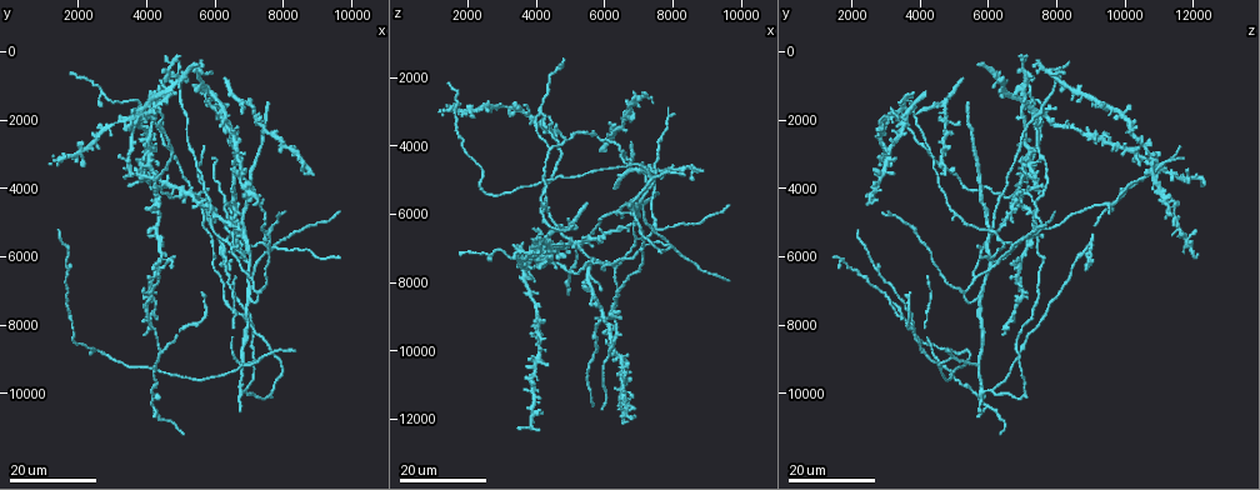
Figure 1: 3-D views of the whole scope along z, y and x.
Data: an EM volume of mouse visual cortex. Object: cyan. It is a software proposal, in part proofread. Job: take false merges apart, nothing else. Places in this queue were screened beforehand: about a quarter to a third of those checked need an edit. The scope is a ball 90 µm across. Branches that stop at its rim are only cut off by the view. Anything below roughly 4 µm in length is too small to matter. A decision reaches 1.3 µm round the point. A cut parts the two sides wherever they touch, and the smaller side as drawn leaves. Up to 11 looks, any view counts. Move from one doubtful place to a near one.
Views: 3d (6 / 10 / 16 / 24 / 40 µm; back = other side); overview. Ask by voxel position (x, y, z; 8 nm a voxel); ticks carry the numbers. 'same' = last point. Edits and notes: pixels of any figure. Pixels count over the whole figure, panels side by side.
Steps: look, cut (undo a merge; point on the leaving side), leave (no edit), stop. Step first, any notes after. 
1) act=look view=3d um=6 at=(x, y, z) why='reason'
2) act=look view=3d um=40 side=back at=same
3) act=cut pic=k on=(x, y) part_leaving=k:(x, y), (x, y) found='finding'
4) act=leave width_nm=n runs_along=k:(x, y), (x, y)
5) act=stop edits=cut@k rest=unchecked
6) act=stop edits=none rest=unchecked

act=look view=3d um=24 at=(7000, 6600, 5600) why='arms part here'

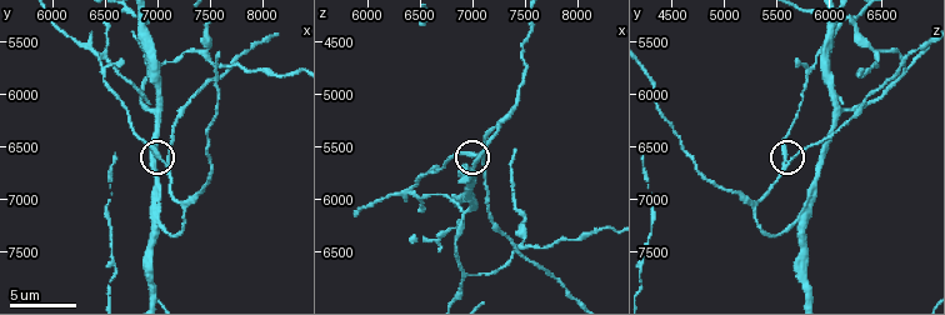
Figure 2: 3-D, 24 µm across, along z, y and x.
act=look view=3d um=6 at=(7060, 6640, 5560)

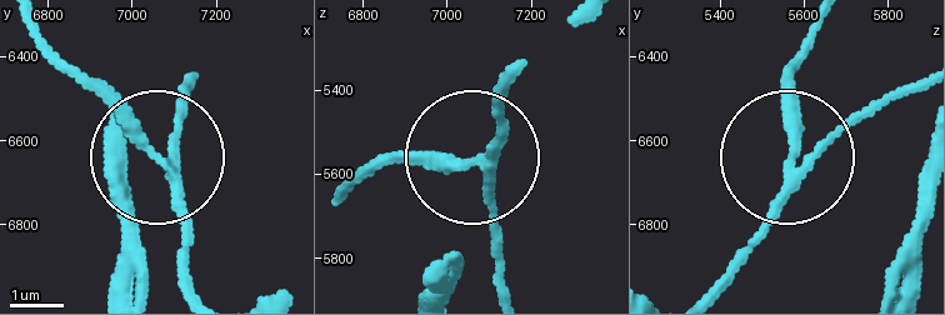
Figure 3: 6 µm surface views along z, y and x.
act=leave arms=3 runs_along=3:(723, 286), (785, 165), (898, 89) found='all the same neuron'

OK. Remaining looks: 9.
act=look view=3d um=6 at=(6440, 5640, 5940) why='four or more arms meet'

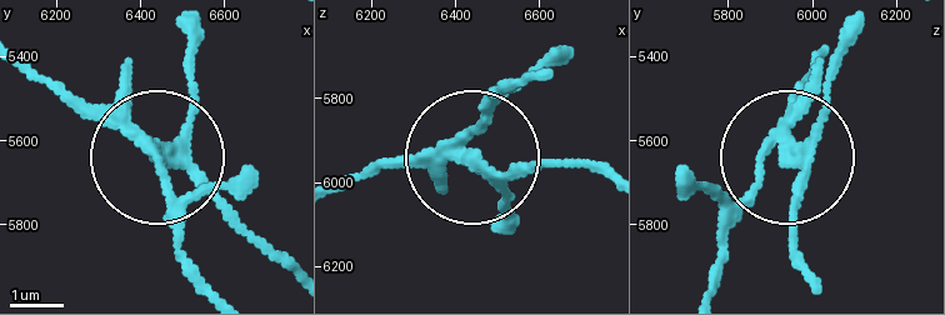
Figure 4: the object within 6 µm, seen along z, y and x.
act=cut pic=4 on=(190, 98) arms=4 found='two neurons meet here'

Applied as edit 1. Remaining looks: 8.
act=look view=3d um=16 at=(4400, 9300, 5100) why='arms run side by side'

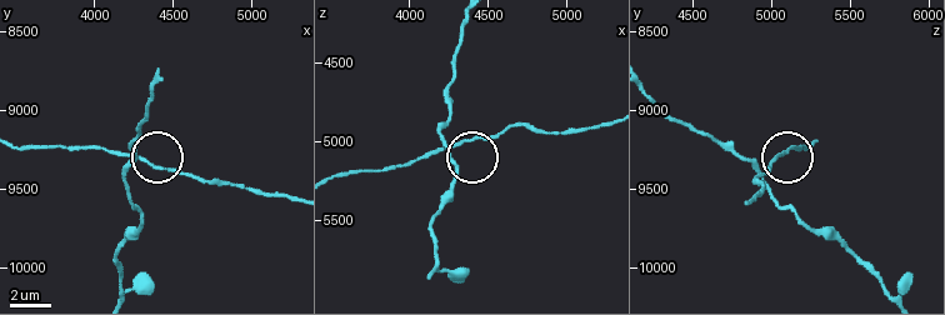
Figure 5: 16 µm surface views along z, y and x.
act=look view=3d um=6 at=(4300, 9320, 5020)

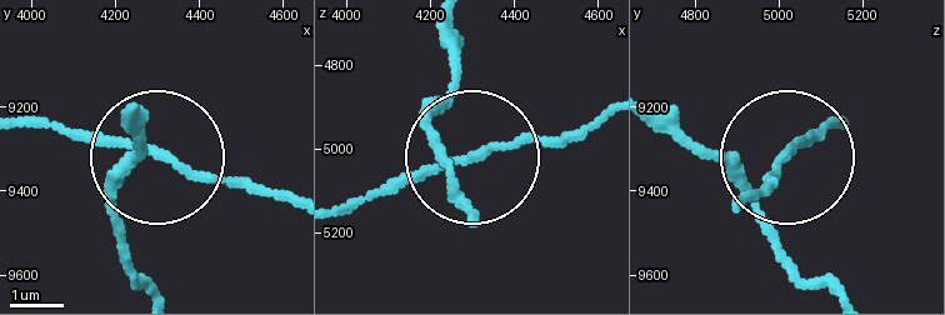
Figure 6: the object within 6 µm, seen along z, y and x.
act=leave side_arm_um=46 runs_along=6:(744, 205), (789, 155), (713, 155), (663, 133) found='all the same neuron'

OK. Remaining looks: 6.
act=look view=3d um=24 at=(4300, 8700, 4000) why='three-way junction'

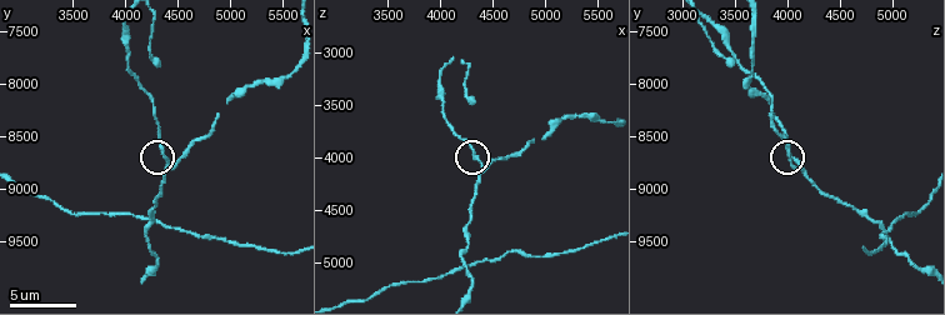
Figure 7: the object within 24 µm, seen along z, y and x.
act=look view=3d um=6 at=(4380, 8740, 4100) why='closer look'

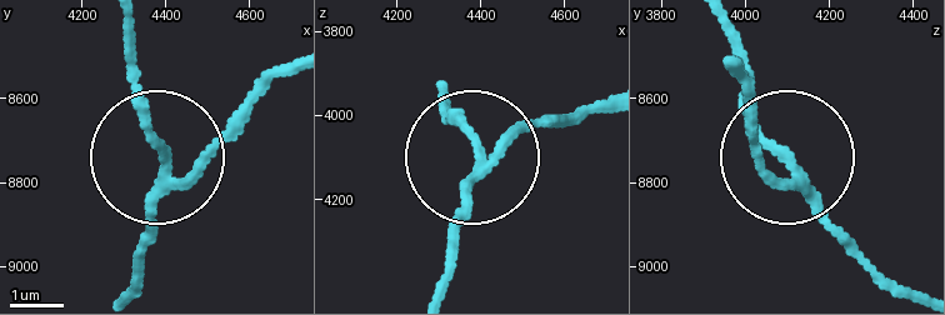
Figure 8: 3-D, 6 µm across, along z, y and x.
act=cut pic=8 on=(229, 140) part_leaving=8:(189, 179), (293, 71) found='a second neuron is stuck on'

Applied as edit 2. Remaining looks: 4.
act=look view=overview why='see it whole again'

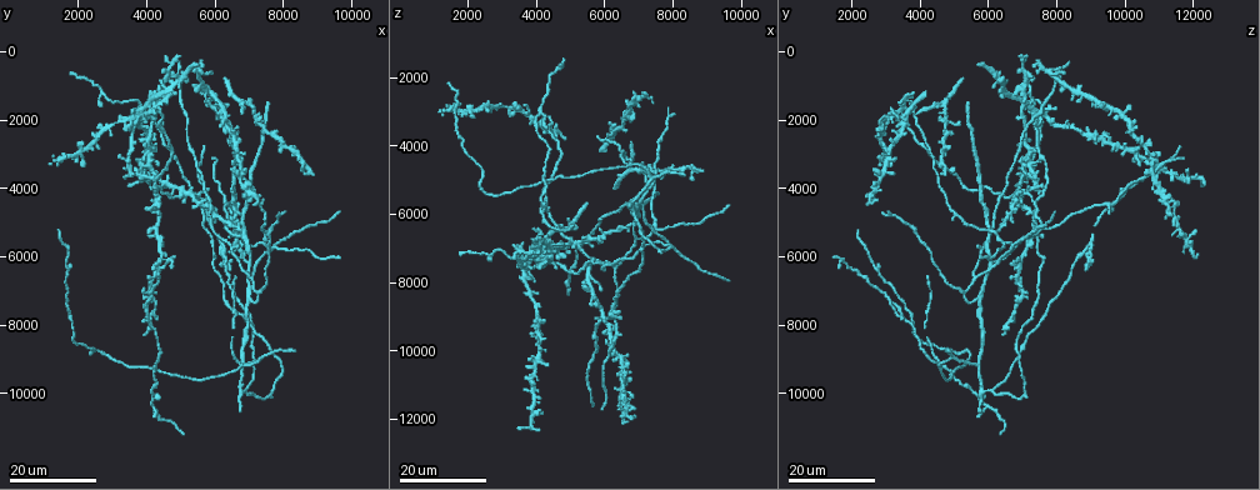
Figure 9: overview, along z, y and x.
act=look view=3d um=24 at=(4100, 7100, 3000) why='side arm on a straight run'

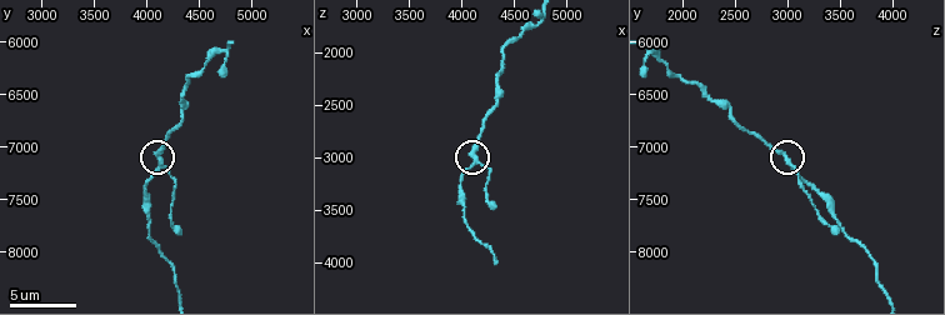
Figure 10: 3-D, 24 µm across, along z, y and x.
act=look view=3d um=6 at=(4140, 7180, 3060) why='zoom in'

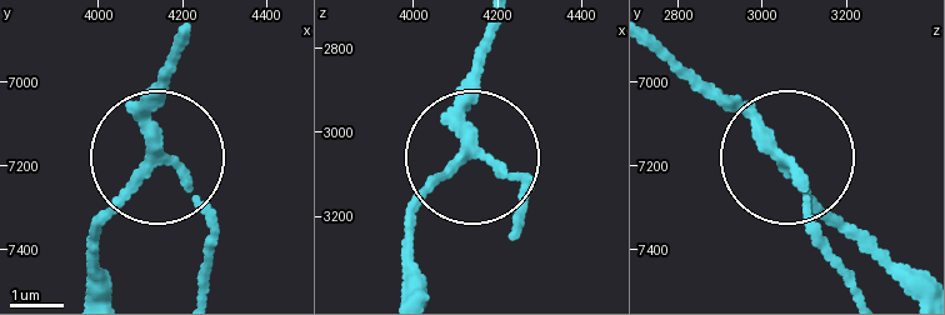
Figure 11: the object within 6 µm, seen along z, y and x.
act=leave runs_along=11:(106, 288), (98, 234), (138, 168), (165, 168), (214, 243) found='continuous, no second neuron'

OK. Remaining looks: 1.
act=stop edits=cut@4,cut@8 rest=unchecked

